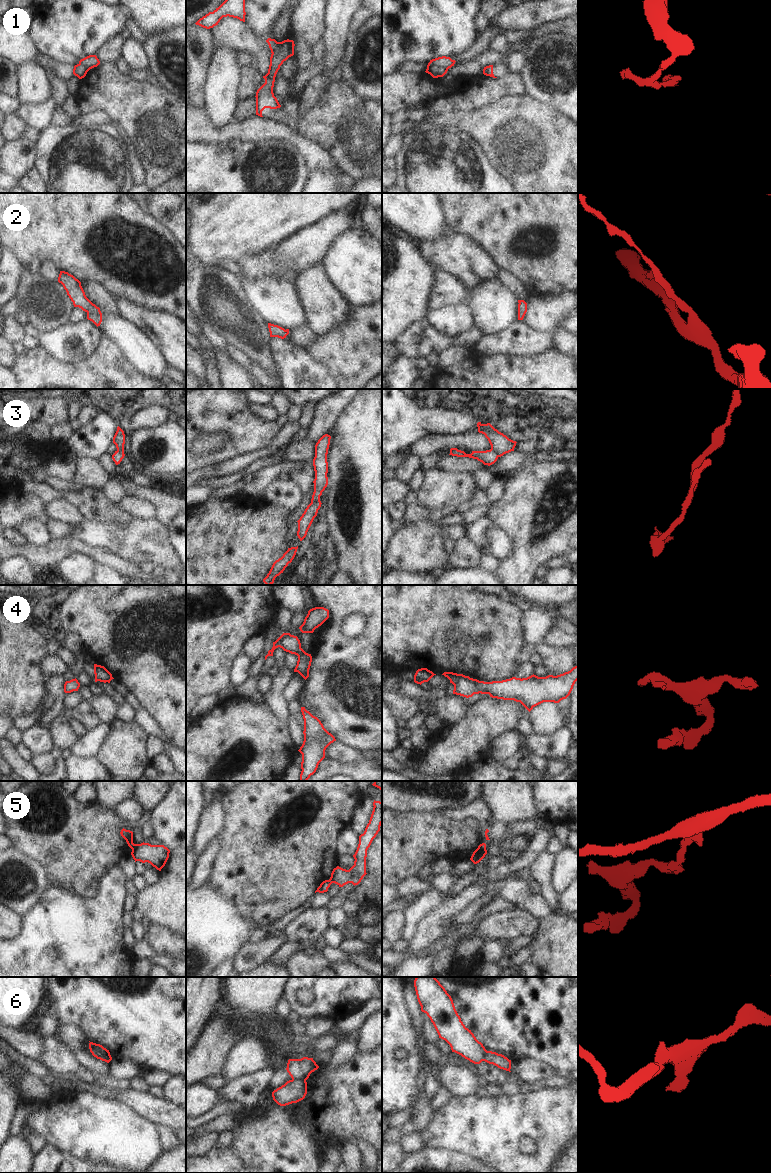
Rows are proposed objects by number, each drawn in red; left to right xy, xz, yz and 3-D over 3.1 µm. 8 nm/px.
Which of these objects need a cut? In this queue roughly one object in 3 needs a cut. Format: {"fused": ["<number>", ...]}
{"fused": ["1", "3", "5", "6"]}

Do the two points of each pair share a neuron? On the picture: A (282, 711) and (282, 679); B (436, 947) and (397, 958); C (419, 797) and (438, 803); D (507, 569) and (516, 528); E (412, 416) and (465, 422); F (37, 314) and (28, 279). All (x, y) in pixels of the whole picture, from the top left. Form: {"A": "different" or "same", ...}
{"A": "same", "B": "same", "C": "same", "D": "same", "E": "same", "F": "same"}

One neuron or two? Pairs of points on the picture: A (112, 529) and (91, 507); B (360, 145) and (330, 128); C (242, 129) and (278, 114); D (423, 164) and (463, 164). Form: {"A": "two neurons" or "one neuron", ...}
{"A": "two neurons", "B": "one neuron", "C": "two neurons", "D": "one neuron"}

